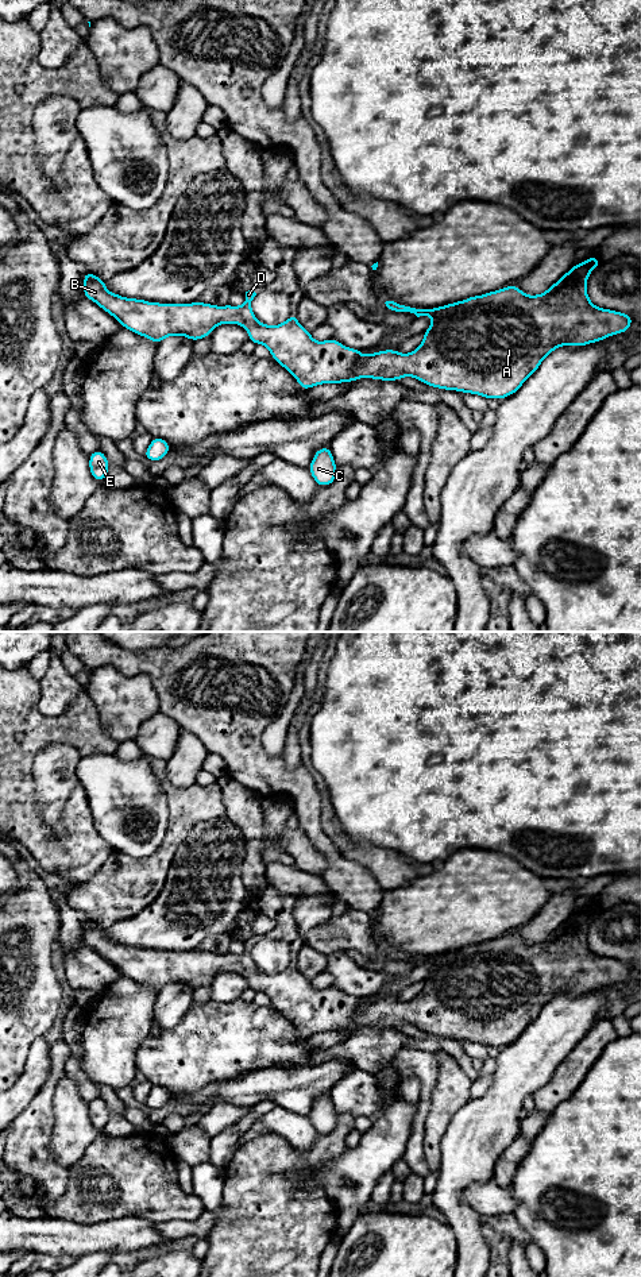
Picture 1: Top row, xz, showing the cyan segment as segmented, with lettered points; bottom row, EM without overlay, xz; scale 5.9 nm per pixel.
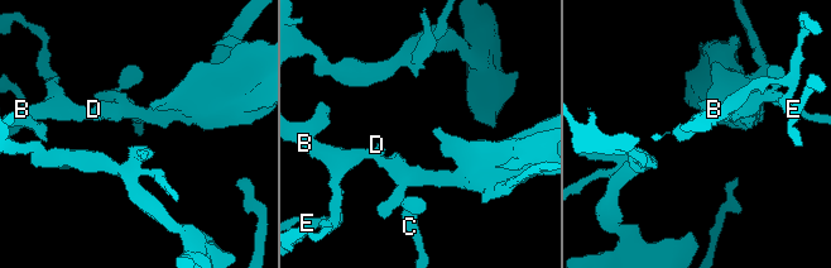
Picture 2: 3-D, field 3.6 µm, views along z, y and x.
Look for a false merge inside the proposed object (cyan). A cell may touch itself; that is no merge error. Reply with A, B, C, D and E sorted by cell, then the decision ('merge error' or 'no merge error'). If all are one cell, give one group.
groups A B C D E; no merge error

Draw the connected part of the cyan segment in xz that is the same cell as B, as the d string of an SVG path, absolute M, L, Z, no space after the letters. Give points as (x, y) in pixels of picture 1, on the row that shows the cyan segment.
M591 254L587 261L574 265L547 292L536 296L528 296L520 288L509 285L433 309L416 309L385 297L382 305L391 312L410 312L417 317L433 319L432 325L424 332L422 343L410 354L383 350L363 355L362 351L344 347L333 337L316 342L310 332L298 323L296 313L291 313L282 324L266 325L255 317L251 309L251 302L256 296L252 289L246 292L246 301L242 306L229 304L217 306L198 301L161 304L111 293L104 279L88 271L84 273L84 297L113 316L121 327L157 344L167 336L186 336L196 342L211 336L220 324L242 325L248 333L248 340L266 346L271 358L297 379L302 390L324 383L354 382L360 378L398 382L402 377L413 377L436 389L502 400L517 393L557 347L575 346L578 348L623 333L632 327L630 313L598 308L588 298L587 278L601 263L602 261Z

